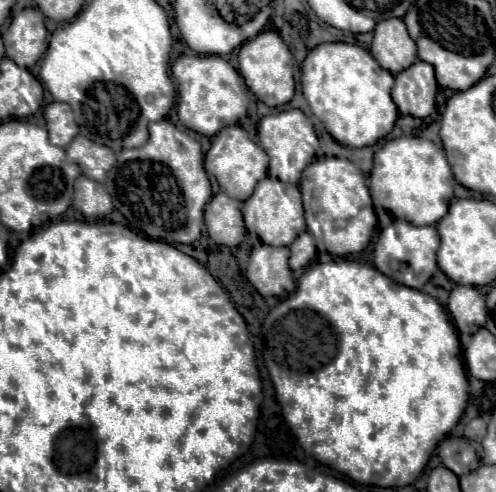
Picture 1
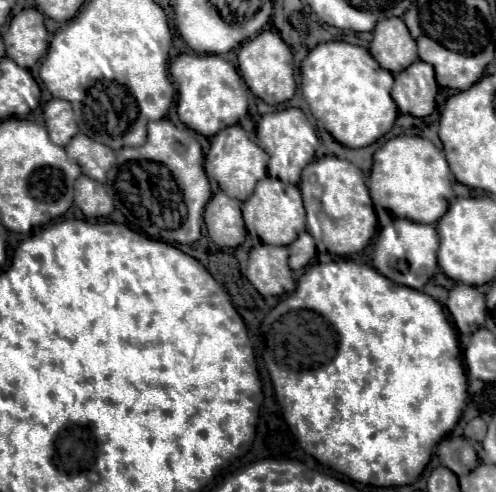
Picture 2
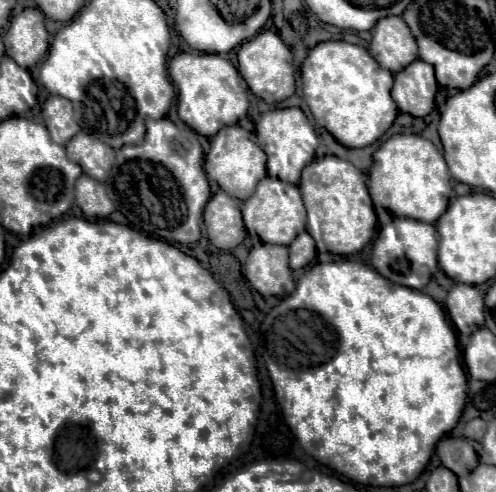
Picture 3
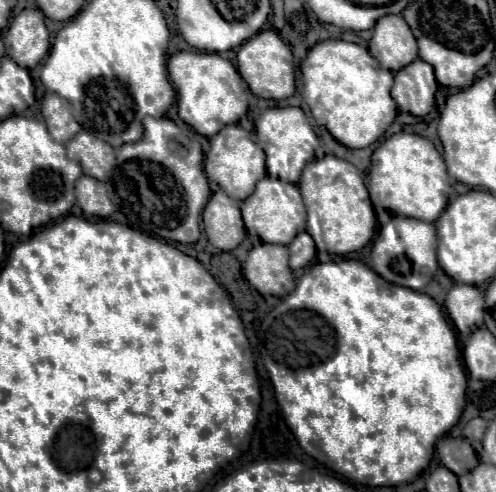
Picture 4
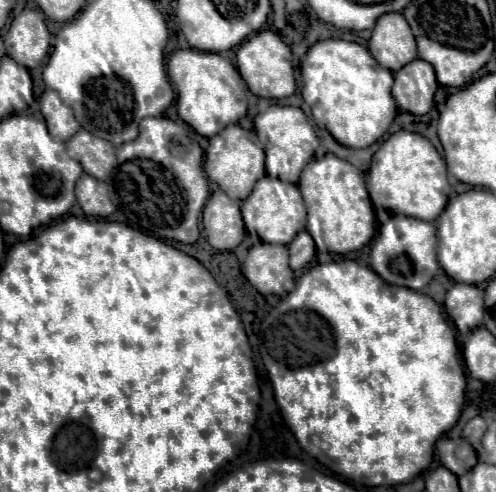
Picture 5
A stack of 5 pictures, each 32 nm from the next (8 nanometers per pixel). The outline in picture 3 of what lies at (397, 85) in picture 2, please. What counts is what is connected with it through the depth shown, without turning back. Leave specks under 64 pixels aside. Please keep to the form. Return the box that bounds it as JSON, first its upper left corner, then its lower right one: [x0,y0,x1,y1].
[392,60,438,116]

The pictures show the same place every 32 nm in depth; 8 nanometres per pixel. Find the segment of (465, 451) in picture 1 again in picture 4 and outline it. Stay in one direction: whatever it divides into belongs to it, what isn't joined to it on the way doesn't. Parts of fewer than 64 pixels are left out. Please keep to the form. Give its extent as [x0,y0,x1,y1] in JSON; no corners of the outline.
[436,436,478,476]

